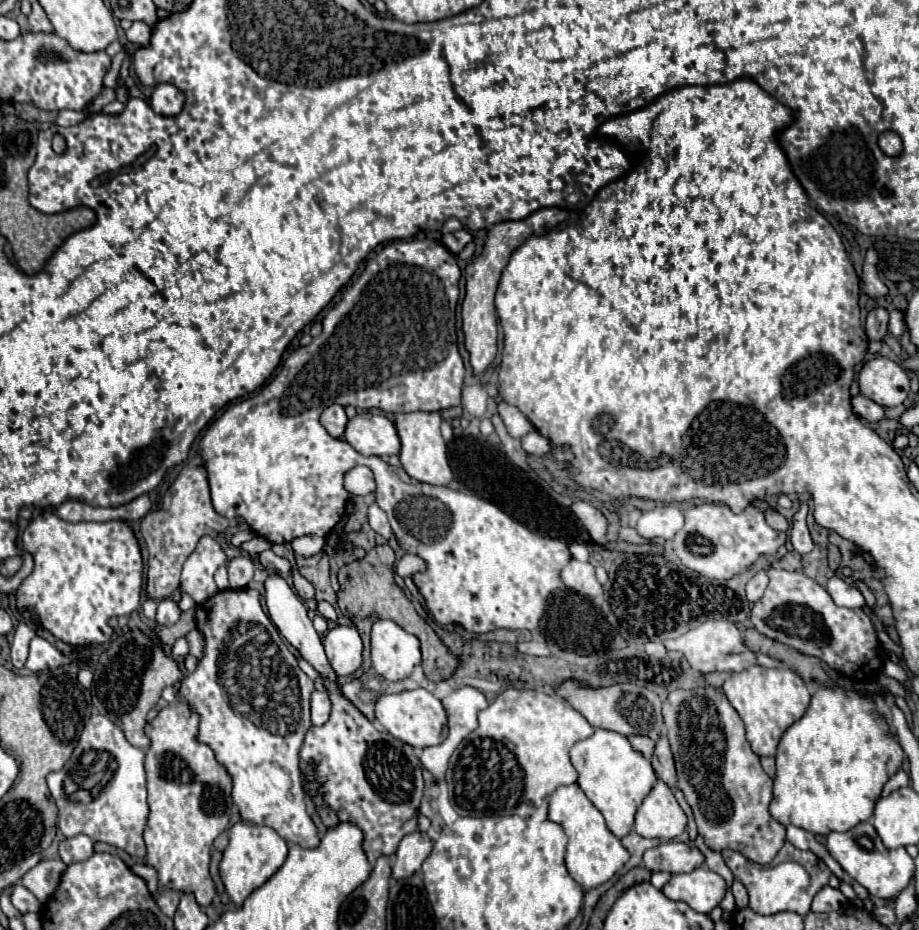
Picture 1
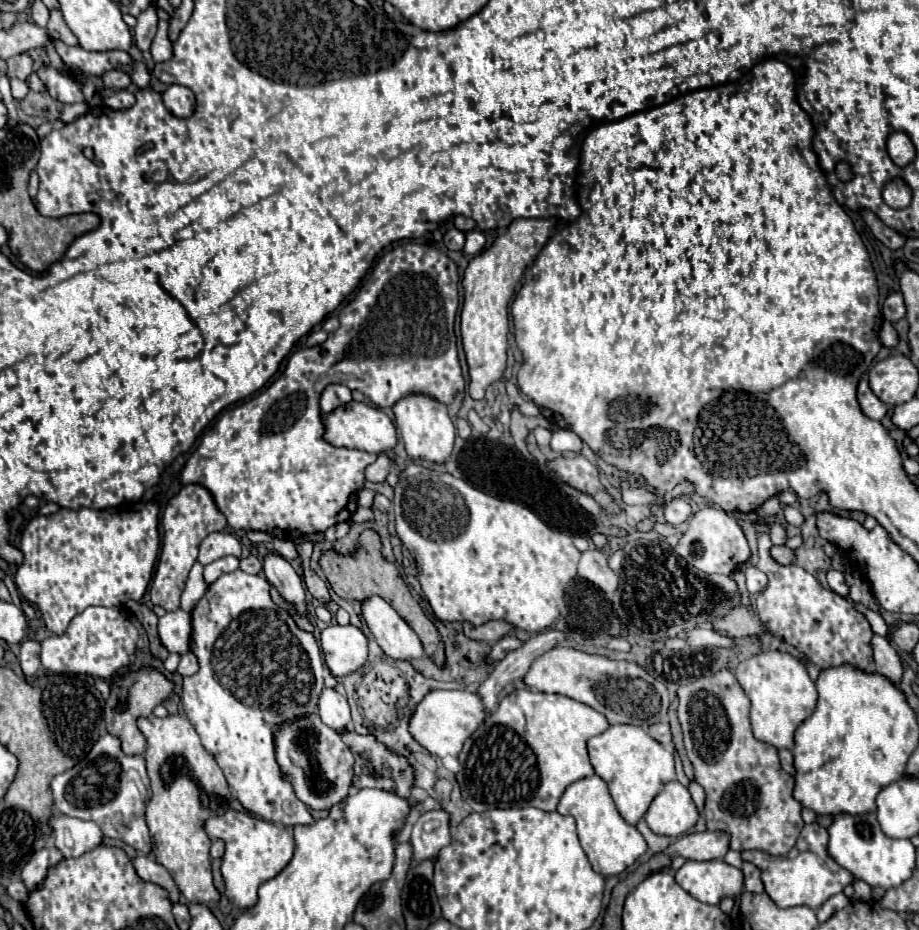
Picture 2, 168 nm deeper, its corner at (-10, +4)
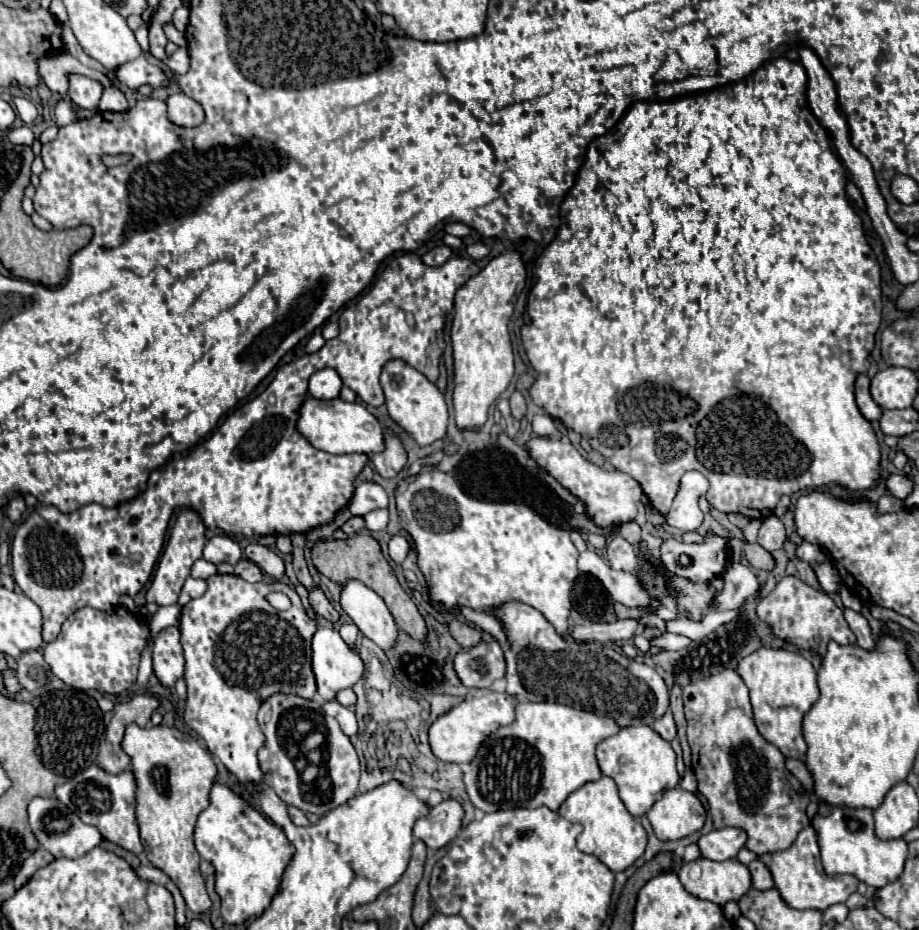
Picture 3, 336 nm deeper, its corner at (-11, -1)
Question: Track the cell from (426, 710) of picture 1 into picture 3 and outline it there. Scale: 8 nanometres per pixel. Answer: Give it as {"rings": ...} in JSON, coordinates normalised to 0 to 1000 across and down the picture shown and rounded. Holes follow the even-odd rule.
{"rings":[[[529,743],[522,749],[514,749],[490,762],[485,769],[477,771],[466,790],[468,790],[468,803],[470,810],[487,820],[511,820],[514,814],[518,814],[522,801],[531,790],[535,790],[542,782],[555,780],[559,775],[559,760],[561,752],[553,745],[540,745],[540,743]]]}

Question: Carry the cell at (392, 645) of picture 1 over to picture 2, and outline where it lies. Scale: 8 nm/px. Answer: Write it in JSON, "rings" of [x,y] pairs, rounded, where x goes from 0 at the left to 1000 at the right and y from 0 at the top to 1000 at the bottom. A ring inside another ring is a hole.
{"rings":[[[404,641],[404,643],[399,643],[393,652],[395,652],[395,665],[397,665],[402,677],[406,680],[408,690],[415,695],[415,699],[417,699],[423,708],[428,708],[428,710],[443,710],[443,712],[445,712],[445,710],[458,708],[458,705],[462,703],[460,692],[458,692],[458,688],[456,688],[456,684],[452,682],[452,677],[449,677],[417,643]]]}

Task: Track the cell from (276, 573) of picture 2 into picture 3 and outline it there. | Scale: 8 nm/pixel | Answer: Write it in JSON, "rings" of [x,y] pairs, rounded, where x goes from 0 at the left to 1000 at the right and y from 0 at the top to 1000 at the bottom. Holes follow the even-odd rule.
{"rings":[[[272,584],[266,590],[266,597],[272,603],[276,603],[287,616],[292,616],[292,618],[296,618],[300,623],[309,620],[309,601],[300,592],[292,590],[287,586],[281,586],[281,584]]]}

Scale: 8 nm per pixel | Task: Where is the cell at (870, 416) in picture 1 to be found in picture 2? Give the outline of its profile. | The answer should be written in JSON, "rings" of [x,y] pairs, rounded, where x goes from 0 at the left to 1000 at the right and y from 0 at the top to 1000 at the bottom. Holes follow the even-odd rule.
{"rings":[[[937,406],[937,411],[935,411],[933,430],[935,430],[939,445],[950,449],[950,452],[961,452],[961,447],[965,445],[965,437],[950,424],[950,419],[943,413],[943,406]]]}

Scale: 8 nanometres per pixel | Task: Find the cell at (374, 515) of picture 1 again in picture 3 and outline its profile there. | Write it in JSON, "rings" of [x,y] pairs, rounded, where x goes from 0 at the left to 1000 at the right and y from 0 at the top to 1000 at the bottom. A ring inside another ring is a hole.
{"rings":[[[394,517],[387,524],[387,528],[379,541],[379,547],[383,554],[398,554],[398,552],[403,552],[407,547],[416,547],[416,545],[422,545],[422,532],[407,517]]]}

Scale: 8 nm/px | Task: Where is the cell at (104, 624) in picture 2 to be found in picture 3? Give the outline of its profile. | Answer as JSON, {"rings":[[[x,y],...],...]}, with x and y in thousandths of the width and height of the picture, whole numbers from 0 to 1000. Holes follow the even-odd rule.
{"rings":[[[89,653],[70,668],[65,683],[48,694],[48,711],[74,739],[87,743],[102,741],[113,747],[131,747],[148,732],[152,704],[161,689],[161,672],[155,666],[148,666],[141,657],[133,653],[124,657]]]}

